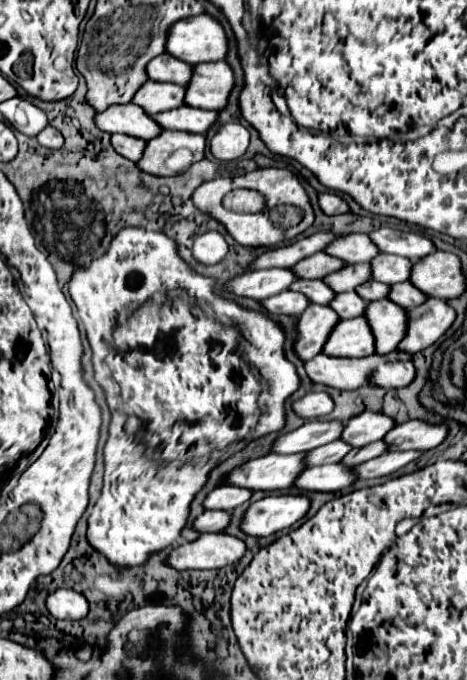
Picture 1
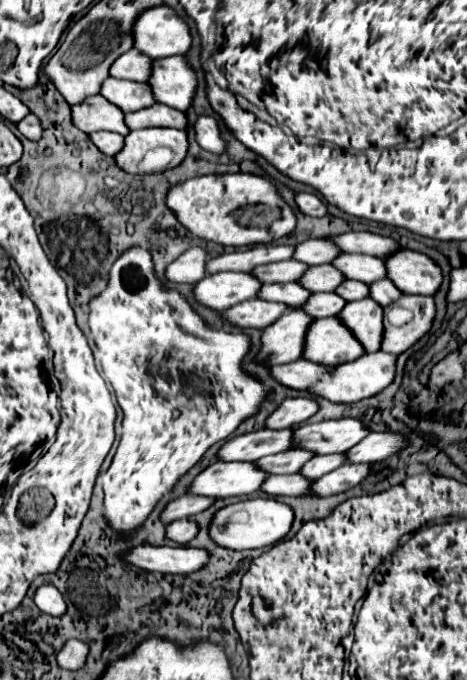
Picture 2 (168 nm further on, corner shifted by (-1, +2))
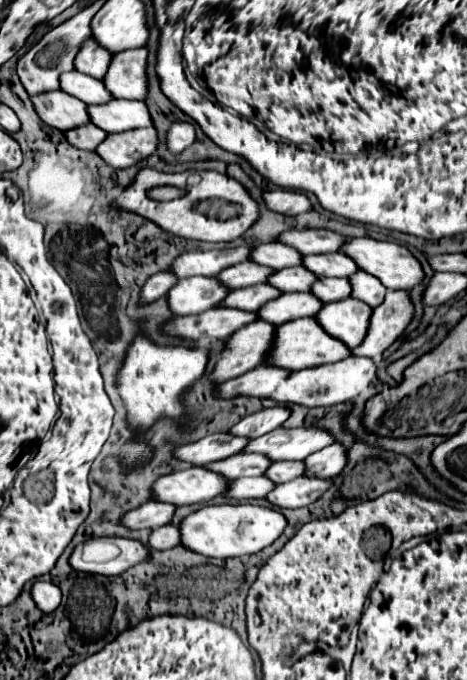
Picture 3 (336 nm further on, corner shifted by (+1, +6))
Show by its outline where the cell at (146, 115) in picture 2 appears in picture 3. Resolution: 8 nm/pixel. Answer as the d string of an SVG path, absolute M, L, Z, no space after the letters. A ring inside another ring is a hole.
M110 100L106 104L88 106L90 122L108 134L152 126L148 108L138 100Z

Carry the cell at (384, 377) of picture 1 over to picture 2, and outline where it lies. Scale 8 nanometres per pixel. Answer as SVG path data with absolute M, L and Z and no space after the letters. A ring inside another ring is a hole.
M380 350L380 352L364 354L358 360L352 360L352 362L336 366L336 370L330 376L322 378L318 384L314 384L310 388L310 394L328 398L332 402L352 404L352 402L358 402L358 400L364 400L364 398L380 394L386 386L390 386L394 382L394 378L396 378L396 356L386 354L386 352Z

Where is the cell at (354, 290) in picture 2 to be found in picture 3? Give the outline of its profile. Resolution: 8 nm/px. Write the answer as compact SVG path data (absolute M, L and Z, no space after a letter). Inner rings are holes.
M318 278L314 286L310 286L310 294L318 294L322 302L336 302L350 296L350 282L346 278Z

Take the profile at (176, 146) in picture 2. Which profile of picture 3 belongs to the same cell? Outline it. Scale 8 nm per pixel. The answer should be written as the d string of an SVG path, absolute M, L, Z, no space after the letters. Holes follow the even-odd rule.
M136 128L118 134L108 134L100 144L96 154L114 168L128 168L142 158L156 152L156 130L154 128Z

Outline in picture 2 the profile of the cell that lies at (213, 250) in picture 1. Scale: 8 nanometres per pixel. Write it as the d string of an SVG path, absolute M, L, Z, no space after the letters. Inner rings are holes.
M192 246L168 266L166 278L170 282L198 282L206 276L206 262L208 250L202 246Z

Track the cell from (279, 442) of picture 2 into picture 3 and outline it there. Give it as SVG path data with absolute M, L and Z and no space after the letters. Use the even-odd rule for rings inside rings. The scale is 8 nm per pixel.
M210 434L202 440L176 446L172 456L180 462L188 462L192 466L204 466L208 462L216 462L228 456L238 454L246 446L246 438L236 438L230 434Z

